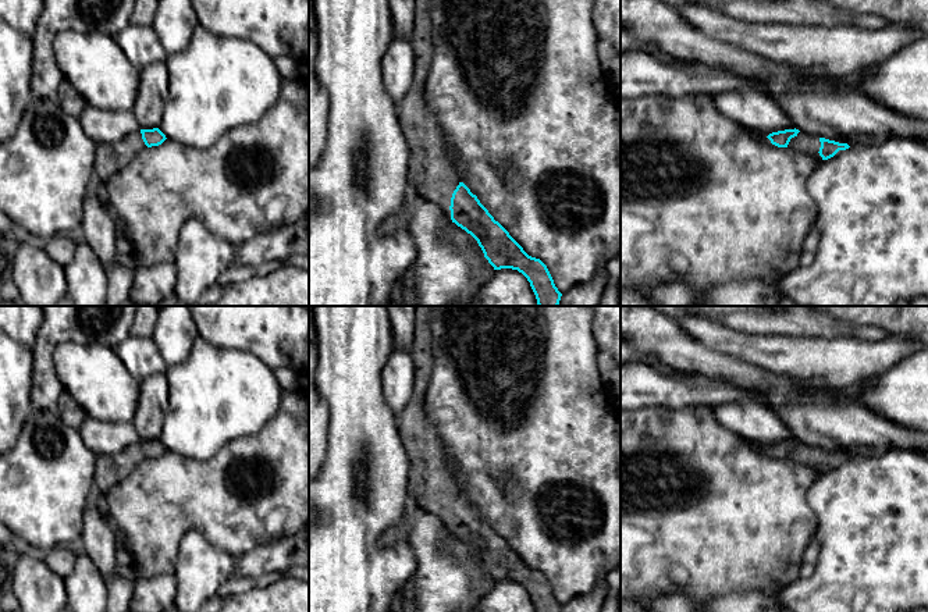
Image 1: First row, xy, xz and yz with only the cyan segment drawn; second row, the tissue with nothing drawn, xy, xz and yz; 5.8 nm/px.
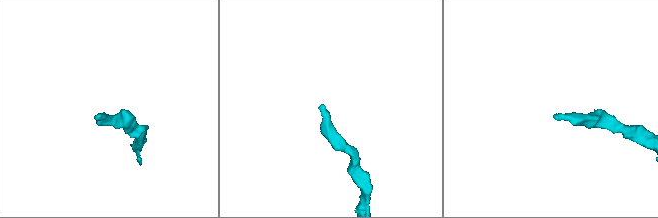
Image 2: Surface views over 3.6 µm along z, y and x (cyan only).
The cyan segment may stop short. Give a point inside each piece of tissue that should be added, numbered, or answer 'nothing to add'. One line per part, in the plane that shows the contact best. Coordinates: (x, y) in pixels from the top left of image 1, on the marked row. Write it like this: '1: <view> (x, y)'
1: xz (432, 171)

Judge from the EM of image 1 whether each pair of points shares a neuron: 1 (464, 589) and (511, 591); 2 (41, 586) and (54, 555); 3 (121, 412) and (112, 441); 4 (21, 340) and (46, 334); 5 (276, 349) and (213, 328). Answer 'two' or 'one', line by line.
1: two
2: two
3: two
4: two
5: one

